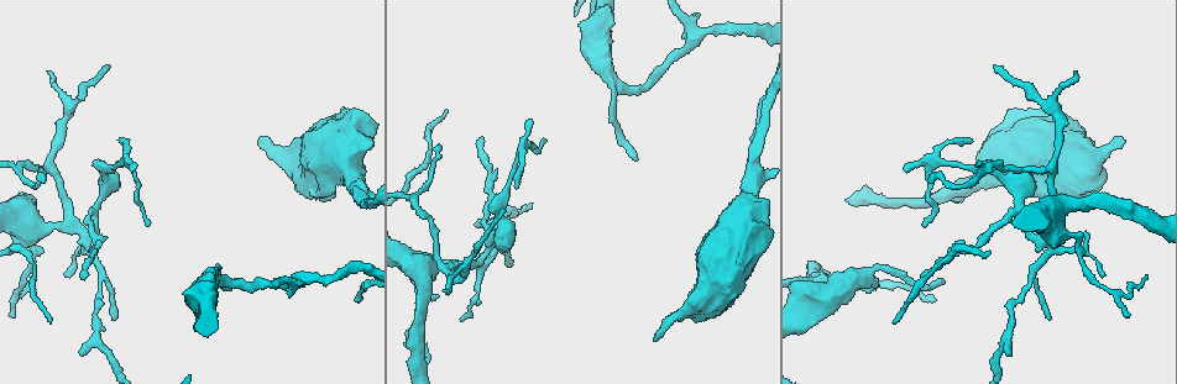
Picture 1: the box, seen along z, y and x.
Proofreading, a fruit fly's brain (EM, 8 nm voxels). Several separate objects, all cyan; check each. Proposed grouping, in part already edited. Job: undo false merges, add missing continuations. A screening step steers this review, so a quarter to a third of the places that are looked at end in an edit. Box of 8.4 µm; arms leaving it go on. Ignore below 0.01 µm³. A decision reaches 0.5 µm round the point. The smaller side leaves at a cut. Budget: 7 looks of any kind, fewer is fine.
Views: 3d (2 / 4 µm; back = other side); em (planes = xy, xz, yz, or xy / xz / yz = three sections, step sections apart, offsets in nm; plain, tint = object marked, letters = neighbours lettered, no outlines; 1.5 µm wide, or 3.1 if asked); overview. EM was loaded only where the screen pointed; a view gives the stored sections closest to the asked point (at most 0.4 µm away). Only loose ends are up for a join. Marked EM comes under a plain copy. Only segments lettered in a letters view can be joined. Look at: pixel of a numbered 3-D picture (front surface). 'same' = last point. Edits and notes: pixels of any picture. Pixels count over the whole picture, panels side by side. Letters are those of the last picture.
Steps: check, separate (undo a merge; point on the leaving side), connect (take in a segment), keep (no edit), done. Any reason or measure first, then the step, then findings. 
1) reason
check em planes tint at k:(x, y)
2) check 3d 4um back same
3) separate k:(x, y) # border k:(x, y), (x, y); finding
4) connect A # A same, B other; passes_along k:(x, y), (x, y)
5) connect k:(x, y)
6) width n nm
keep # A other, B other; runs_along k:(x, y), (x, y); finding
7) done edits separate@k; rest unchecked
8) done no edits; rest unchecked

abrupt turn
check em planes letters at 1:(479, 264)

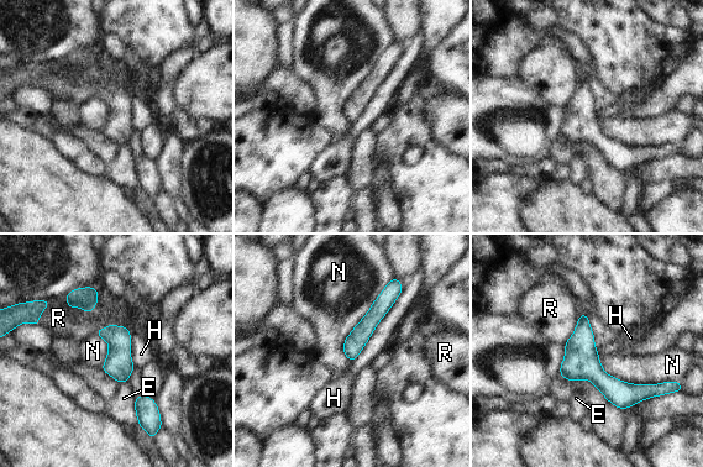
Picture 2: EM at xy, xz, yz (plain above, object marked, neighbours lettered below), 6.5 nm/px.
longest_contact N 600 nm
keep # E other, H other, N other, R other; runs_along 2:(583, 318), (583, 361), (614, 391), (652, 391); one neuron here

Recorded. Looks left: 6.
an open end
check 3d 2um at 1:(258, 140)

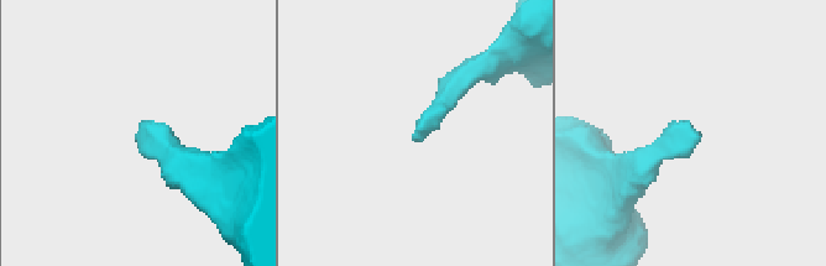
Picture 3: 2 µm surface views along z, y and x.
check em xz step 8 tint at 3:(694, 140)

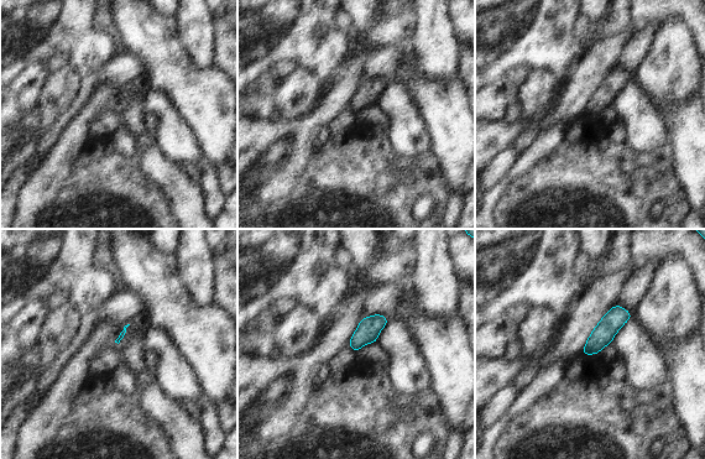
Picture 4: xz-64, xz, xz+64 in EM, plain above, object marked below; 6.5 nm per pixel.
what lies round it
check em xz step 8 letters same

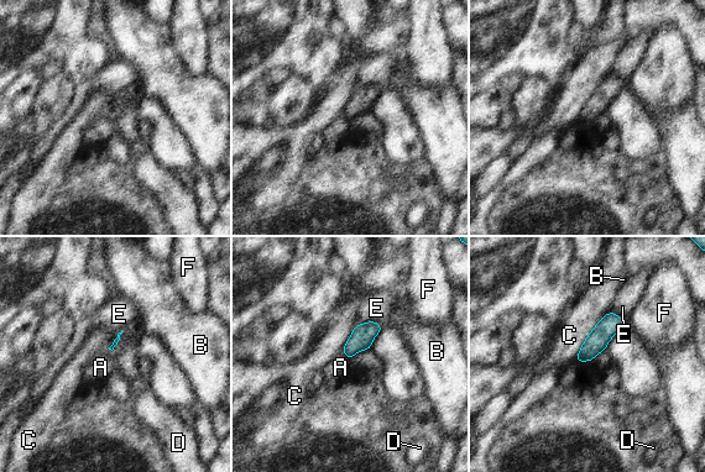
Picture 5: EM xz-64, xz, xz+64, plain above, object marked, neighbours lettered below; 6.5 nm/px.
keep # A other, B other, C other, D other, E other, F other; none of them fits

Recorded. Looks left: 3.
thin end
check 3d 2um at 1:(445, 289)

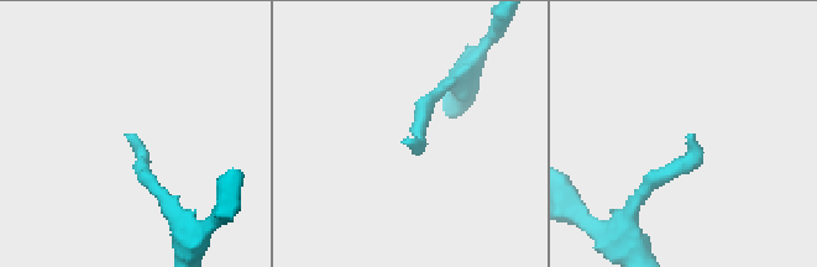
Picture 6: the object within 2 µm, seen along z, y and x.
check em xy step 8 tint at 6:(126, 134)

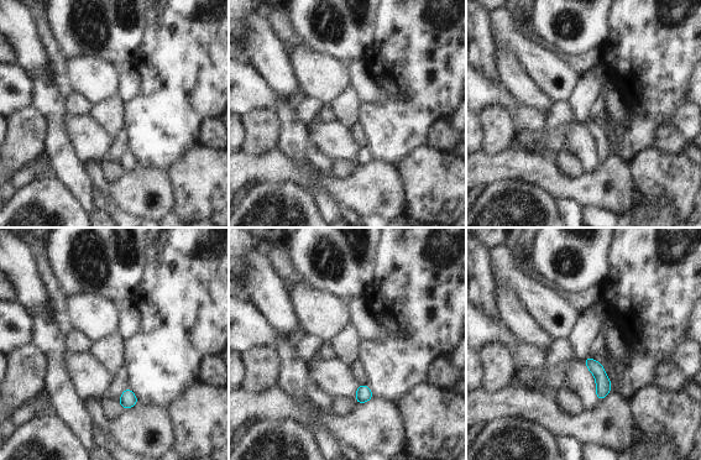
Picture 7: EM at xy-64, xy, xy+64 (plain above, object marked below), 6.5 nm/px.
another direction
check em planes letters same

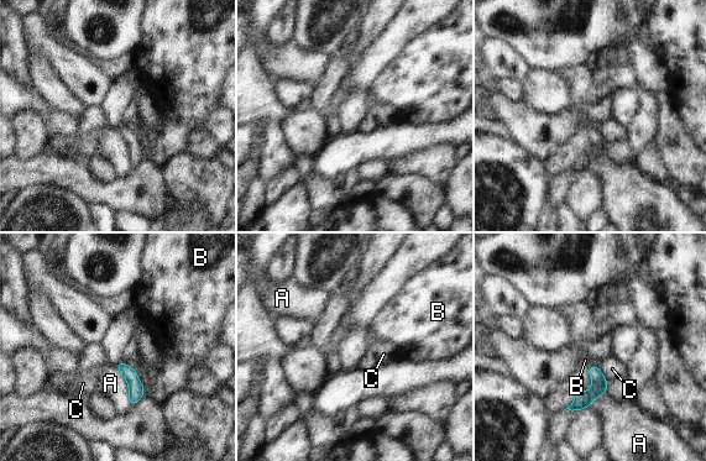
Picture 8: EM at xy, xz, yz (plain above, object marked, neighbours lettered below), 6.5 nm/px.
keep # A other, B other, C other; runs_along 8:(595, 370), (596, 387), (574, 407); none of them fits

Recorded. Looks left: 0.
done no edits; rest unchecked

